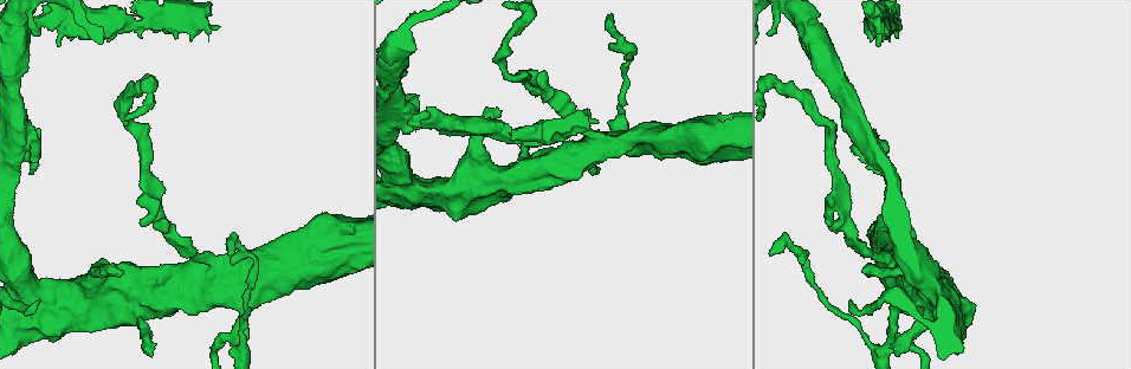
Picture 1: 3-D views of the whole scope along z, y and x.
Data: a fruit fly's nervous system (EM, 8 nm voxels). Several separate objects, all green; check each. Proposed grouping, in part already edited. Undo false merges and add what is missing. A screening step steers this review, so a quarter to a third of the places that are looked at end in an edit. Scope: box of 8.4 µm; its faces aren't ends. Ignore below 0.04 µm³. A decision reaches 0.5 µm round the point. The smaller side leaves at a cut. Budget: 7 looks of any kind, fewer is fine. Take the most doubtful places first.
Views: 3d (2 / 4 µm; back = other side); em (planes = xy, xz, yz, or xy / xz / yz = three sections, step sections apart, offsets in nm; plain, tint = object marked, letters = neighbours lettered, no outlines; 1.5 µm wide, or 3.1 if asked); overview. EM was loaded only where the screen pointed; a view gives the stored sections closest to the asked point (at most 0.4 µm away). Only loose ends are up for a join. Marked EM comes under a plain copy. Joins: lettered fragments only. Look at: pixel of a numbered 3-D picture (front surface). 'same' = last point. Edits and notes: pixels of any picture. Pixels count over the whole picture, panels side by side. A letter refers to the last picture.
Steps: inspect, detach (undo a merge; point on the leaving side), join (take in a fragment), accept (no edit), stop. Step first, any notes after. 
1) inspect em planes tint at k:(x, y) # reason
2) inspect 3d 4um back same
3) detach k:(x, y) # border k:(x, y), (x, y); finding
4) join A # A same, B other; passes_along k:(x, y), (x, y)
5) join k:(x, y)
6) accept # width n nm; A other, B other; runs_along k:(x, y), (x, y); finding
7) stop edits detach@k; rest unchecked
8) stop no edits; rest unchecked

inspect em xz step 4 letters at 1:(590, 115) # thick end

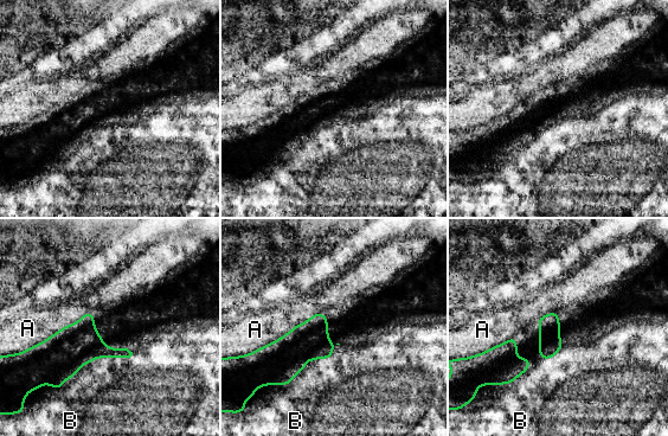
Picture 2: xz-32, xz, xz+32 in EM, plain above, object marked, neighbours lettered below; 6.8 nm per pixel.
accept # A other, B other; no lettered fragment goes on from it

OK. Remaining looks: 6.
inspect 3d 2um at 1:(393, 115) # arms part here

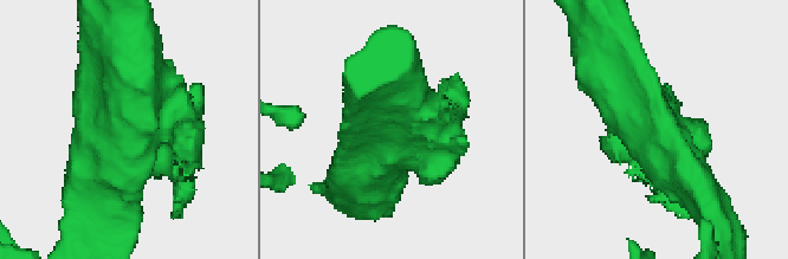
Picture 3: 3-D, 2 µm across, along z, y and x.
inspect em xz step 8 tint at 3:(663, 144) # need the tissue

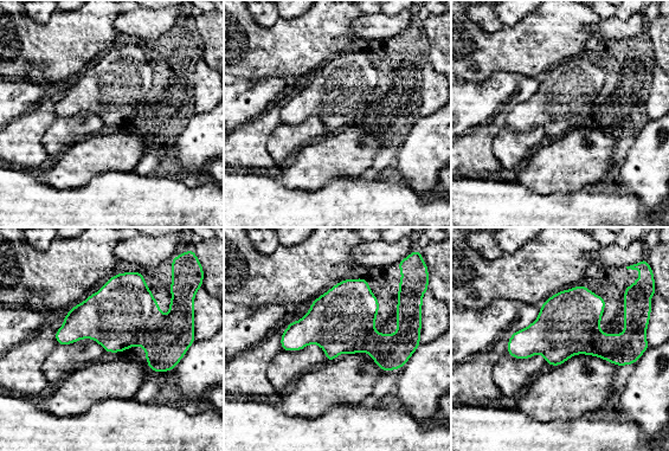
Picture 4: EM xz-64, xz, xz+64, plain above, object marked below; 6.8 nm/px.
inspect em planes letters same # another direction

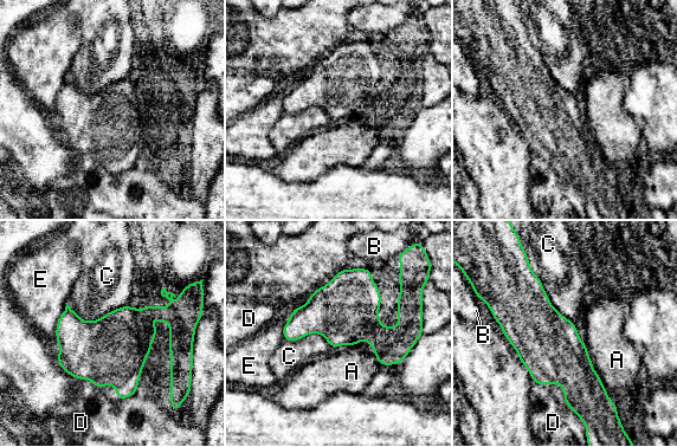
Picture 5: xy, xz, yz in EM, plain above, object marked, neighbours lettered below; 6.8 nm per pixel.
accept # width 440 nm; longest_contact C 600 nm; A other, B other, C other, D other, E other; all the same cell

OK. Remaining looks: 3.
inspect em 3.1um planes letters at 1:(134, 320) # thick end

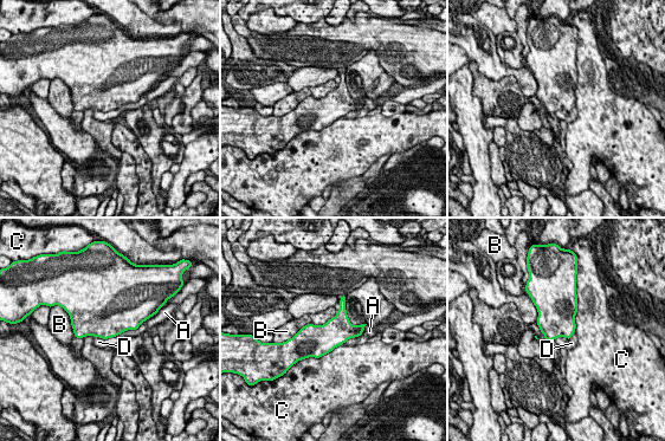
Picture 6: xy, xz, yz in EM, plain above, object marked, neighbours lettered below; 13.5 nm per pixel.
accept # width 380 nm; A other, B other, C other, D other; border 6:(96, 336), (104, 339); none of them fits

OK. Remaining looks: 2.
stop no edits; rest unchecked

